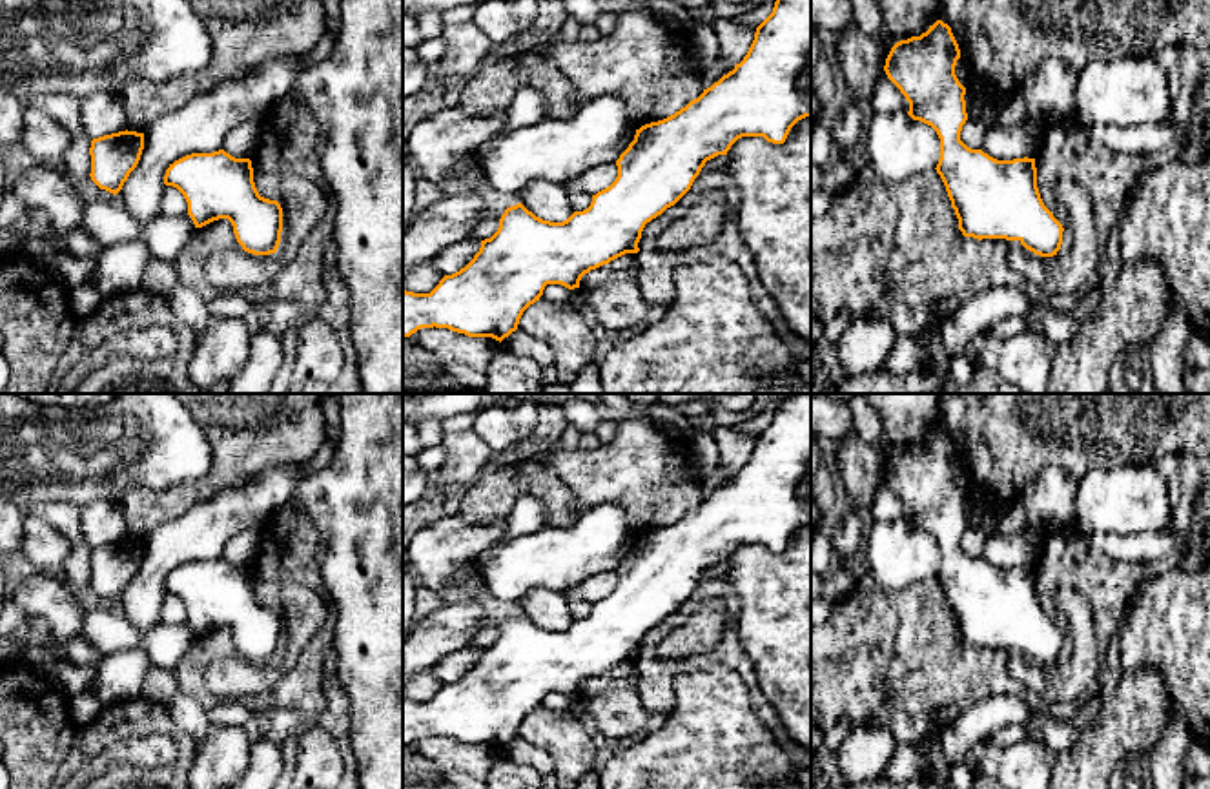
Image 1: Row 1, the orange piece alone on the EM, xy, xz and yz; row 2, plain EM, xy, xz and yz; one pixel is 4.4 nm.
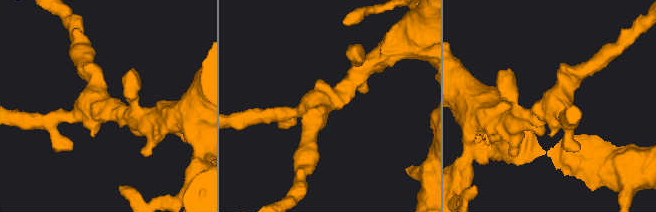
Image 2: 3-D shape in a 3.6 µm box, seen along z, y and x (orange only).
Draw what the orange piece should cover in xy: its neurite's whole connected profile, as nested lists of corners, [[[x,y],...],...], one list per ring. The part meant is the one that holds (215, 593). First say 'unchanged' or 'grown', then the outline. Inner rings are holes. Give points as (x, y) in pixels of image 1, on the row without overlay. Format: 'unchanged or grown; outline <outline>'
unchanged; outline [[[224,558],[191,561],[169,572],[164,592],[184,603],[195,636],[228,627],[244,660],[277,660],[282,616],[277,609],[259,603],[250,567],[235,567]]]

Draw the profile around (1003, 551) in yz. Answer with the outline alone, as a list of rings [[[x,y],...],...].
[[[1030,528],[1019,536],[991,530],[980,558],[997,569],[1033,567],[1041,558],[1044,530]]]

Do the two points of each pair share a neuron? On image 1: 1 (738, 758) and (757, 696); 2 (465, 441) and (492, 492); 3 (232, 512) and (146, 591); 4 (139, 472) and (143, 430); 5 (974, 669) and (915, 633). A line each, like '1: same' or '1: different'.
1: different
2: different
3: same
4: same
5: same

